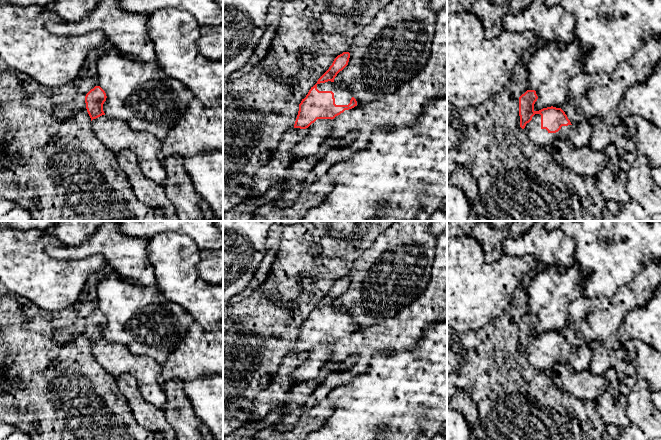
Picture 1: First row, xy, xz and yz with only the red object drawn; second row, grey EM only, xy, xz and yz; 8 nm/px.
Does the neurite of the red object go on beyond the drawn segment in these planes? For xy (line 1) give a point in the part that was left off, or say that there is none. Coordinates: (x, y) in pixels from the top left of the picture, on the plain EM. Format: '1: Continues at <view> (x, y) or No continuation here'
1: Continues at xy (116, 359)

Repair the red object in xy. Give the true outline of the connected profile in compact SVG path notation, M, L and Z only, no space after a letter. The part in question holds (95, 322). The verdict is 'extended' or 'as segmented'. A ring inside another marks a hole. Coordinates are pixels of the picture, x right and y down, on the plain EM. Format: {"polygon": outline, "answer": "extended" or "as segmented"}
{"polygon": "M95 310L85 320L94 358L115 378L125 374L133 376L142 397L156 407L165 408L167 396L160 378L161 365L147 356L132 354L124 345L108 342L103 335L106 322L100 310Z", "answer": "extended"}

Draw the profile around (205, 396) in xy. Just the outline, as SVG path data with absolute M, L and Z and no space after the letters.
M223 375L184 382L183 390L195 415L208 427L216 440L223 440Z

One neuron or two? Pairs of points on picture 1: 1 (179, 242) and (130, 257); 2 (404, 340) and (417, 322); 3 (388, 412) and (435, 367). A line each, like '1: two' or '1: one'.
1: two
2: one
3: one

